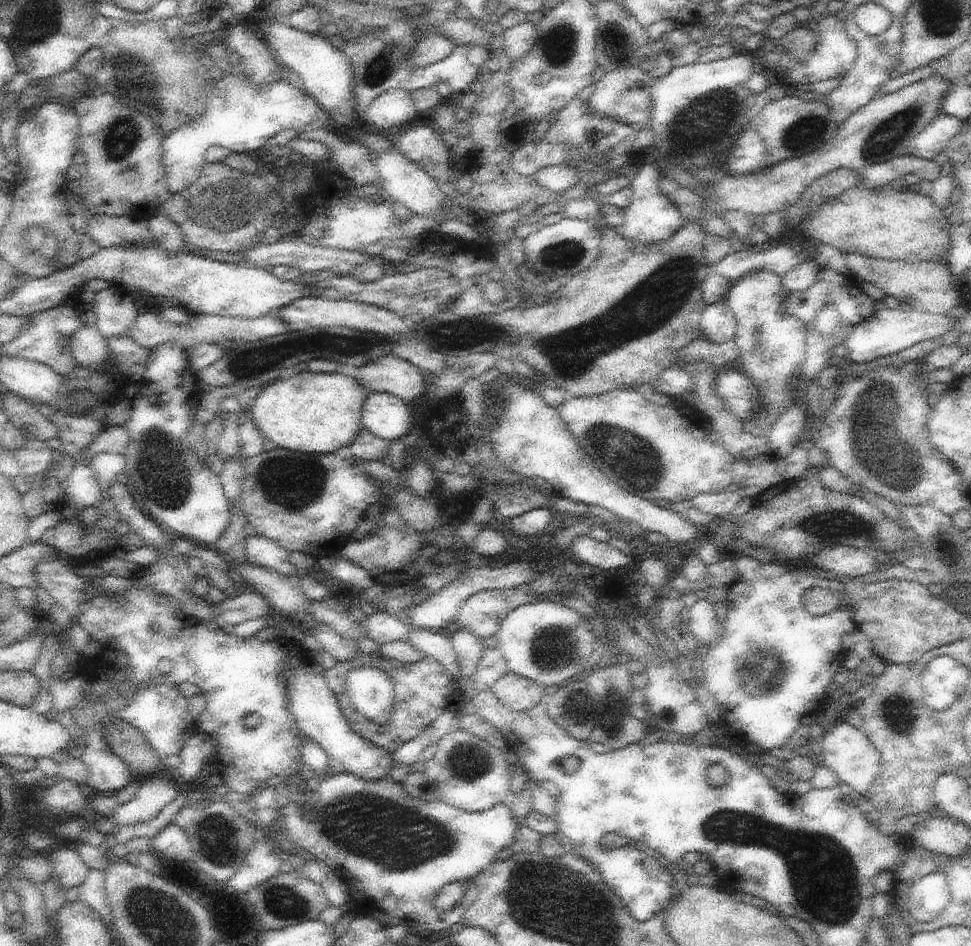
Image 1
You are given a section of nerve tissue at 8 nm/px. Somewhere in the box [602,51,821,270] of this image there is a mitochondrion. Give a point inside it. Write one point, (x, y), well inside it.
(701, 117)

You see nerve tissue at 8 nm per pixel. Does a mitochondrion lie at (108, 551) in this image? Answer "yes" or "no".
no

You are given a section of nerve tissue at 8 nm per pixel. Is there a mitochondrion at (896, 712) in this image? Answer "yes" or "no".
yes

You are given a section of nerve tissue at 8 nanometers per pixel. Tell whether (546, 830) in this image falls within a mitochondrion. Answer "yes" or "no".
no

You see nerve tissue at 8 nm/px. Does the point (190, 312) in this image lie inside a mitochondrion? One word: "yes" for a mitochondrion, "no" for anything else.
no

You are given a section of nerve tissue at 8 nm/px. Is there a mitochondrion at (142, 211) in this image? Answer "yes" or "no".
no

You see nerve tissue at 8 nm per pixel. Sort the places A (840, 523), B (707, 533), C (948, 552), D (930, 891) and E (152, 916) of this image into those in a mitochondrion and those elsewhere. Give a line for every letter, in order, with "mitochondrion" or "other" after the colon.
A: mitochondrion
B: other
C: mitochondrion
D: other
E: mitochondrion

